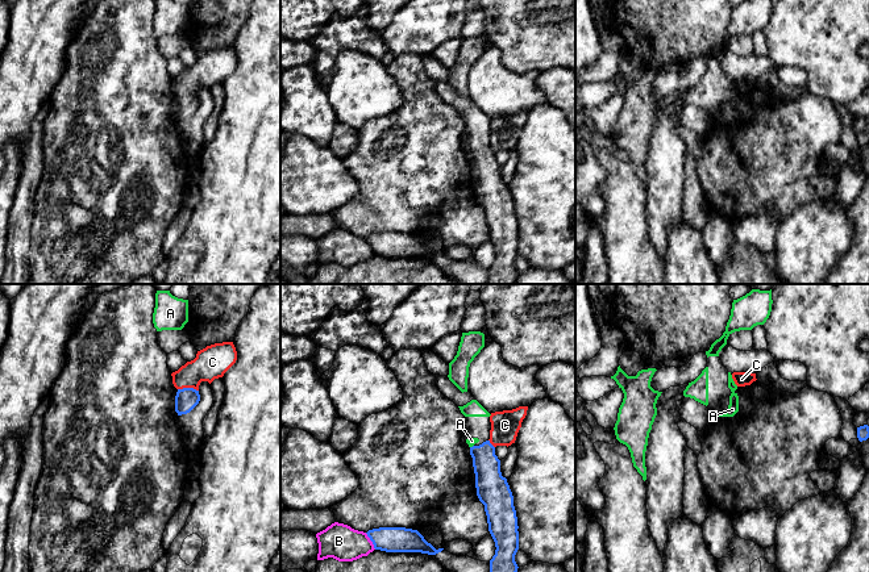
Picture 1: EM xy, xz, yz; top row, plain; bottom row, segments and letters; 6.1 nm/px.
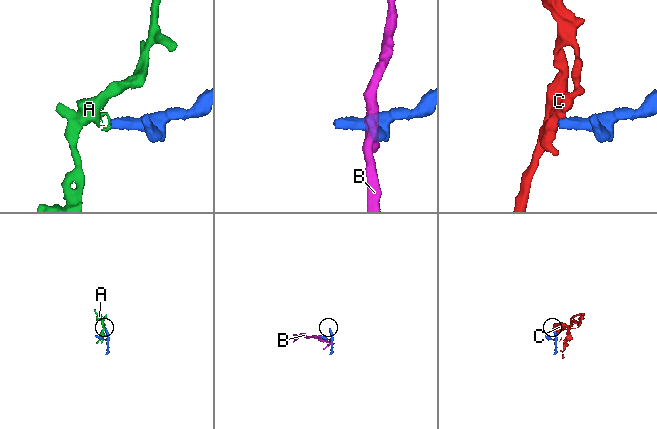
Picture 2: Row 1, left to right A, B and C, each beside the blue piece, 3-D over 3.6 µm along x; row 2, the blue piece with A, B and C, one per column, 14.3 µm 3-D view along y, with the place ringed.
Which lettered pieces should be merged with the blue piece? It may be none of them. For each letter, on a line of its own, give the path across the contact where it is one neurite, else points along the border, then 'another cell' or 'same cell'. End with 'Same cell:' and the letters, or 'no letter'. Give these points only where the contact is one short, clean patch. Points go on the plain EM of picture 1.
A: way xz (489, 187), (487, 171), (473, 151), (472, 146); same cell
B: another cell
C: border xy (178, 94), (195, 94), (198, 96); another cell
Same cell: A

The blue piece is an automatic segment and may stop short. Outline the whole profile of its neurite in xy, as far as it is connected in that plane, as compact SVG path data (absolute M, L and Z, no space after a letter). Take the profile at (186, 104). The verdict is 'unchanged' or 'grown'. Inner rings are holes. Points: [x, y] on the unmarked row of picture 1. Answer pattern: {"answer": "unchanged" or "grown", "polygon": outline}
{"answer": "unchanged", "polygon": "M194 93L178 95L175 101L175 117L178 121L190 118L200 107L199 96Z"}

